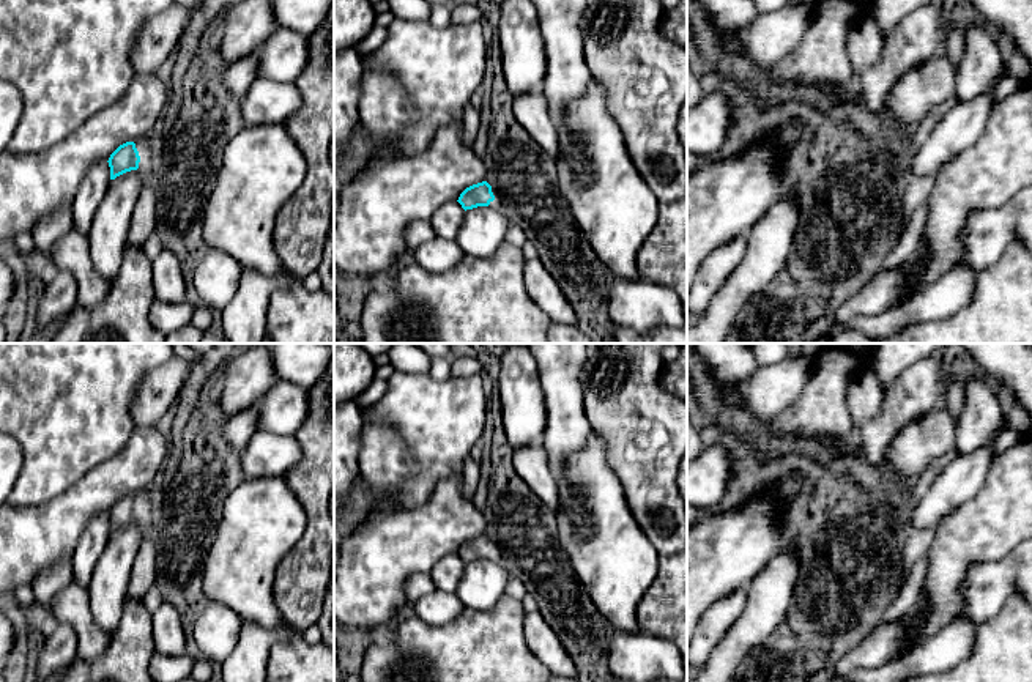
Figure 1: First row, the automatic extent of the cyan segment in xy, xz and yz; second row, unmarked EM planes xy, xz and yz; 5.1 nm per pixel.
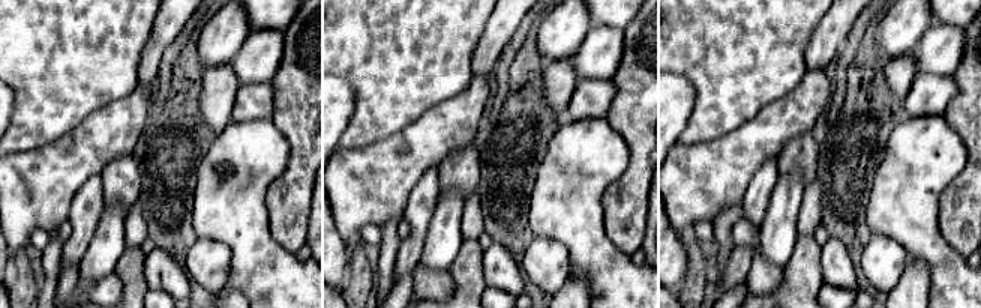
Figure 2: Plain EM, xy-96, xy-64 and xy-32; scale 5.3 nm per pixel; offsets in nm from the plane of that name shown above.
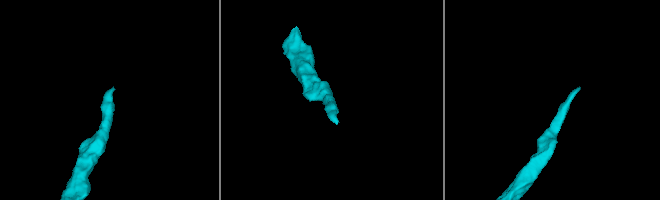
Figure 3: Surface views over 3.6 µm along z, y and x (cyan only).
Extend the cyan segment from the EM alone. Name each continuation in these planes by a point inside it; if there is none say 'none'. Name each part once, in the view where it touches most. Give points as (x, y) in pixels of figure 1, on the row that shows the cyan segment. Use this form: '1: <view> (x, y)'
1: xy (144, 145)

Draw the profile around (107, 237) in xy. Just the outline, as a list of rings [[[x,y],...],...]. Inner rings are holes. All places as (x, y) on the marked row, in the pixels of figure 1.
[[[137,170],[110,180],[107,192],[96,209],[88,239],[90,258],[95,269],[107,280],[113,280],[128,243],[131,216],[145,181]]]

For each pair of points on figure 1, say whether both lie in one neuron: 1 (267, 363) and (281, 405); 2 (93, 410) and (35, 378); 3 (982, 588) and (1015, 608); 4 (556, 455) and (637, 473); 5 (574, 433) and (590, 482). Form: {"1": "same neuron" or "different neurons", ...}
{"1": "same neuron", "2": "same neuron", "3": "different neurons", "4": "different neurons", "5": "different neurons"}

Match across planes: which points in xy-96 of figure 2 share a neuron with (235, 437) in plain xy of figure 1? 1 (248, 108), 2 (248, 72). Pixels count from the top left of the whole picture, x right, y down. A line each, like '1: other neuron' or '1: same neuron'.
1: other neuron
2: other neuron

